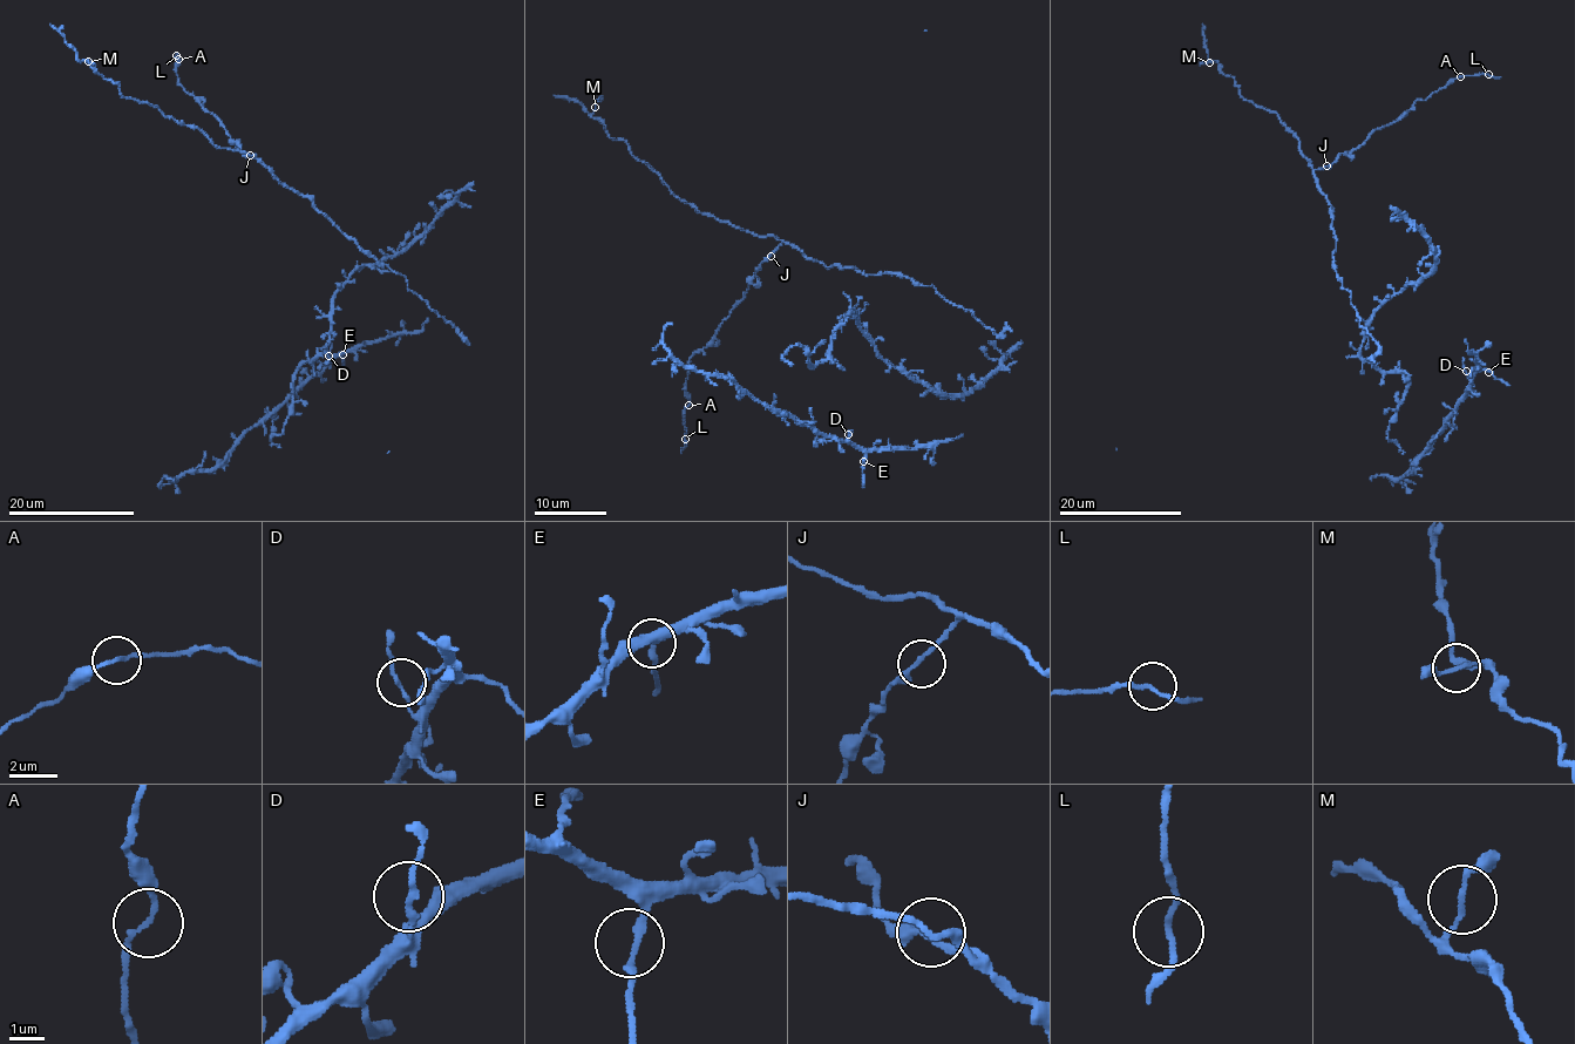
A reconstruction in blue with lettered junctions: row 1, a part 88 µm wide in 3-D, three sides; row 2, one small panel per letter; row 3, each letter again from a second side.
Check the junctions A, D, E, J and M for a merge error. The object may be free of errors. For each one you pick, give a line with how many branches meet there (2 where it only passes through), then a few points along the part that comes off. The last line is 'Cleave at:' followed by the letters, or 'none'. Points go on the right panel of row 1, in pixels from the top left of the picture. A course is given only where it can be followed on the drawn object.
Cleave at: none

